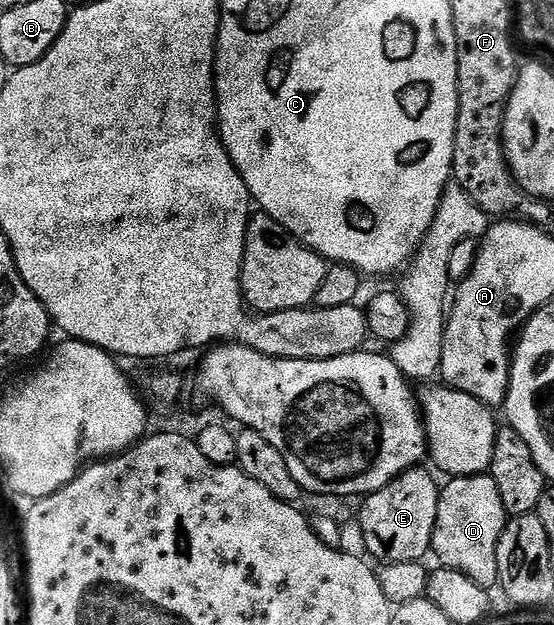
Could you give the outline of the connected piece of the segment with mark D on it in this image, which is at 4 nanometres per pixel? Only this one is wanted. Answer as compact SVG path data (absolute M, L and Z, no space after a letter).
M488 474L480 476L455 476L441 485L438 494L438 513L434 527L433 555L438 555L437 563L444 568L451 568L476 582L487 590L498 584L498 563L496 550L506 528L508 519L504 510L504 502L500 502L500 490L496 490L496 482Z

